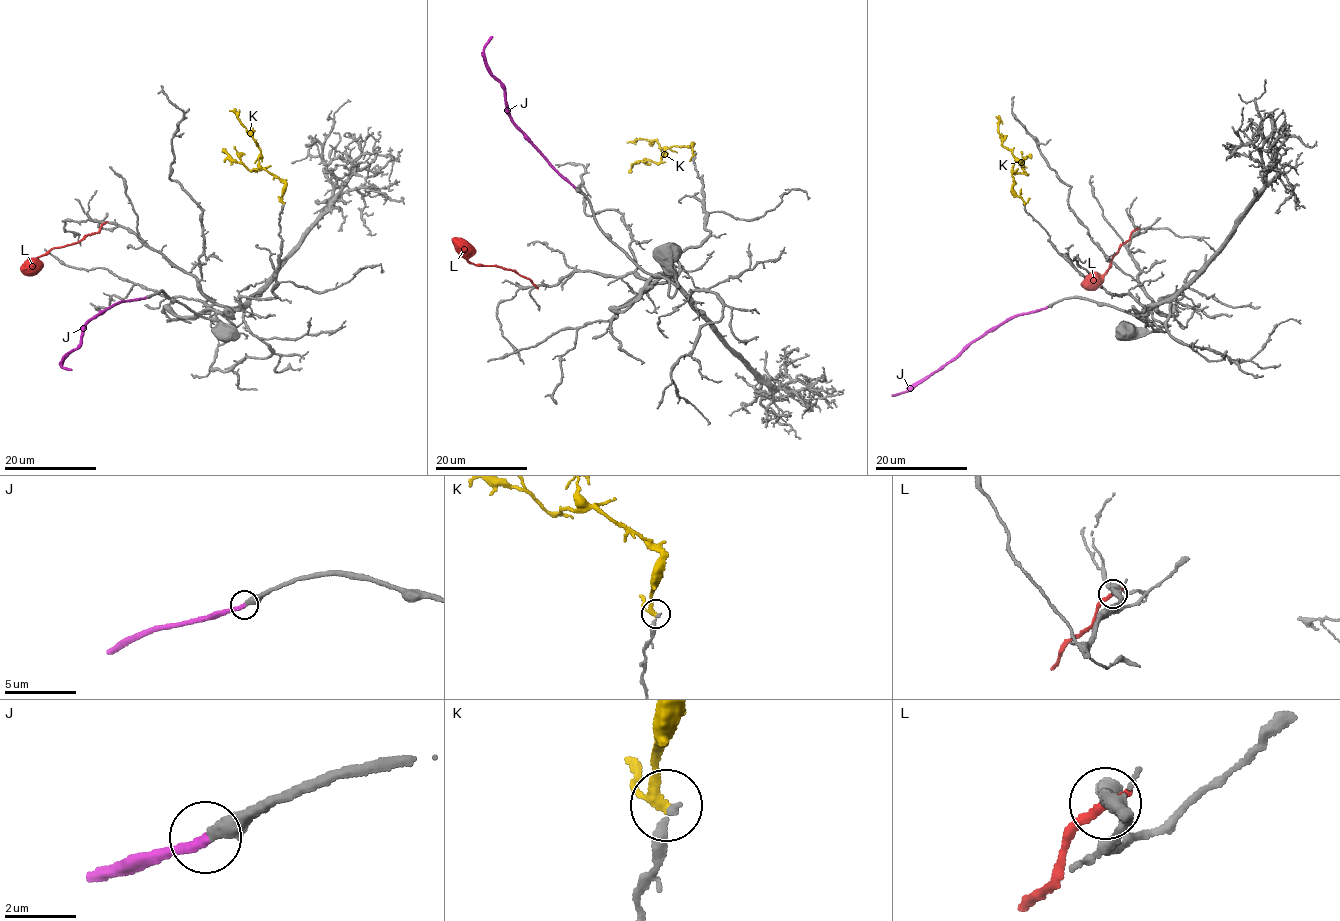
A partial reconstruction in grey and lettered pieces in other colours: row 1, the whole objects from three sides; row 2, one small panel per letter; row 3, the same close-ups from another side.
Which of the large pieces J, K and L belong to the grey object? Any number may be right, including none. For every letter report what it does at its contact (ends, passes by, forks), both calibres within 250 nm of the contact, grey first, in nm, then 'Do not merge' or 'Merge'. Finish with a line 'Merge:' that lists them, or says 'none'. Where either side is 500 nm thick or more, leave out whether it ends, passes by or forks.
J: It ends there. Thickness 420 nm (grey) against 300 nm. Merge
K: It passes by. Thickness 240 nm (grey) against 190 nm. Do not merge
L: It ends there. Thickness 260 nm (grey) against 300 nm. Do not merge
Merge: J

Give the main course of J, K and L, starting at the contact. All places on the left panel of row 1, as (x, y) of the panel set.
J: (146, 297), (118, 301), (97, 313), (81, 334), (81, 342), (61, 363), (71, 370)
K: (283, 203), (284, 183), (259, 164), (260, 149), (238, 116), (229, 110)
L: (105, 223), (98, 232), (53, 248), (38, 257), (27, 270), (22, 269)

